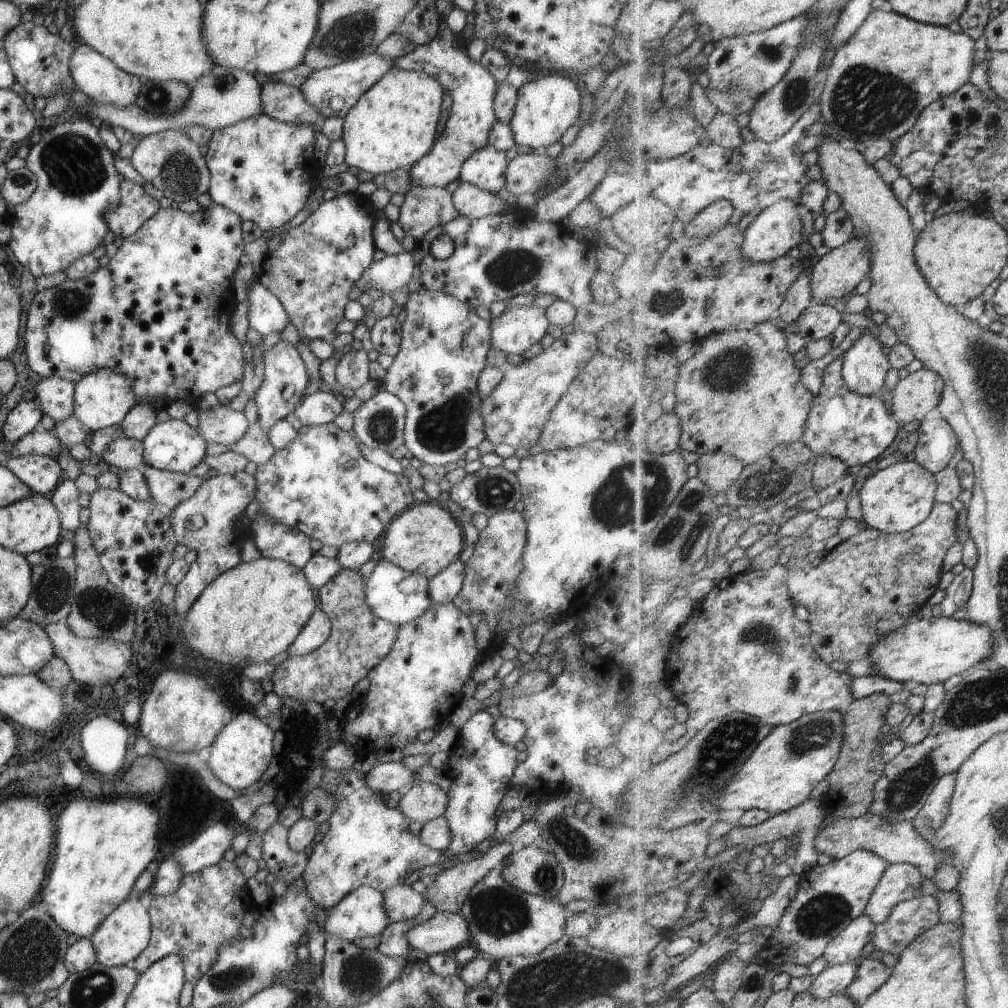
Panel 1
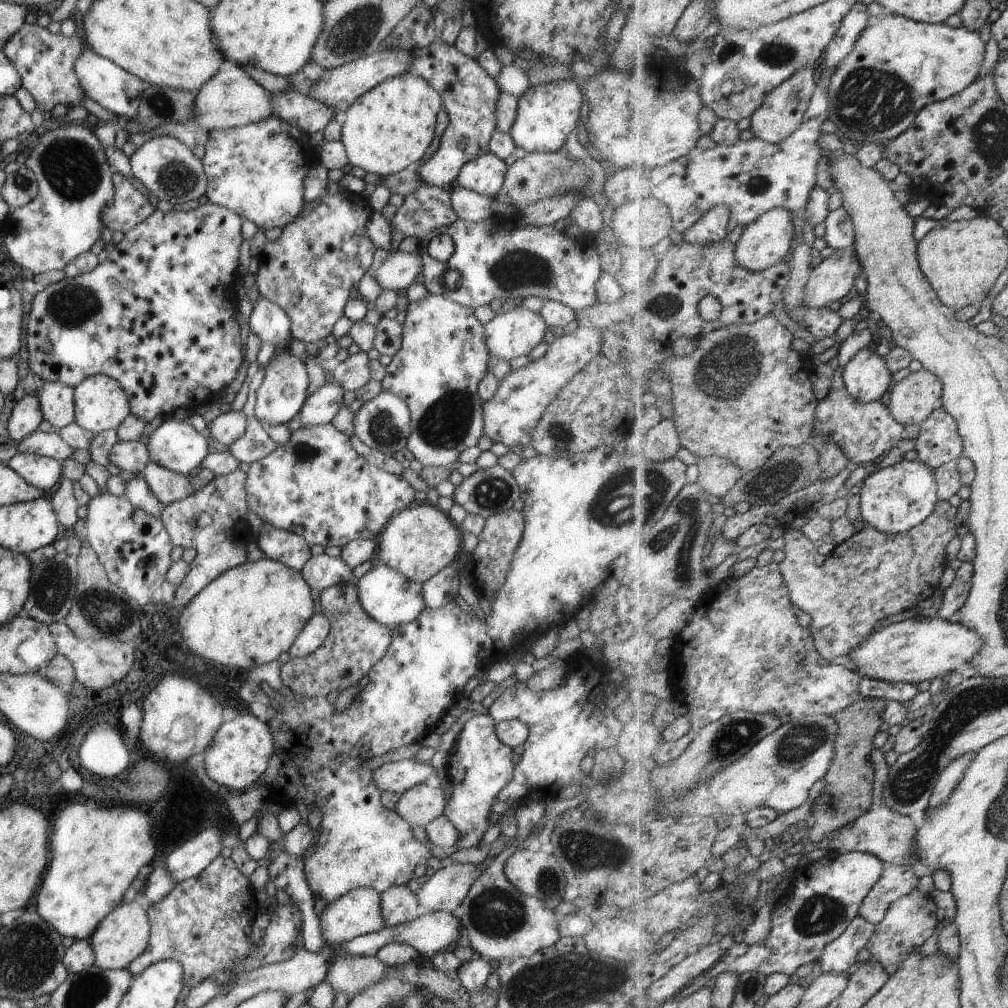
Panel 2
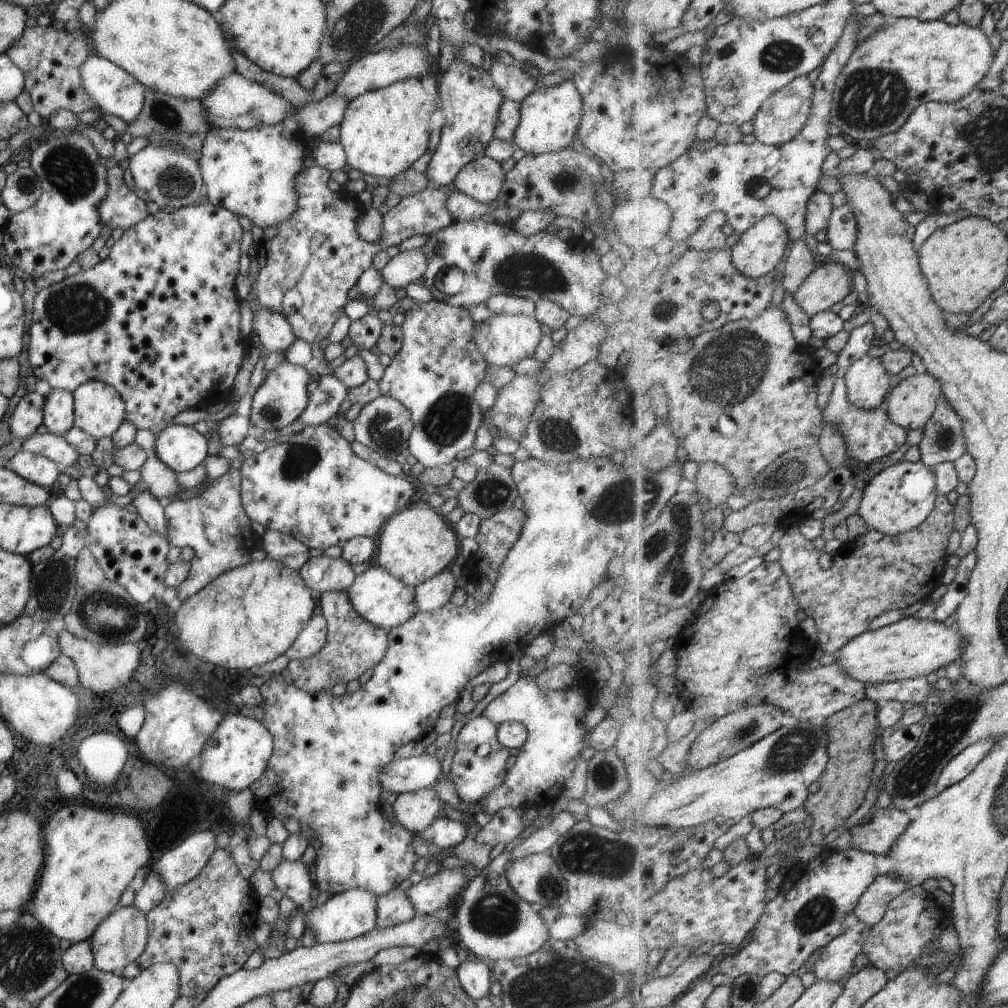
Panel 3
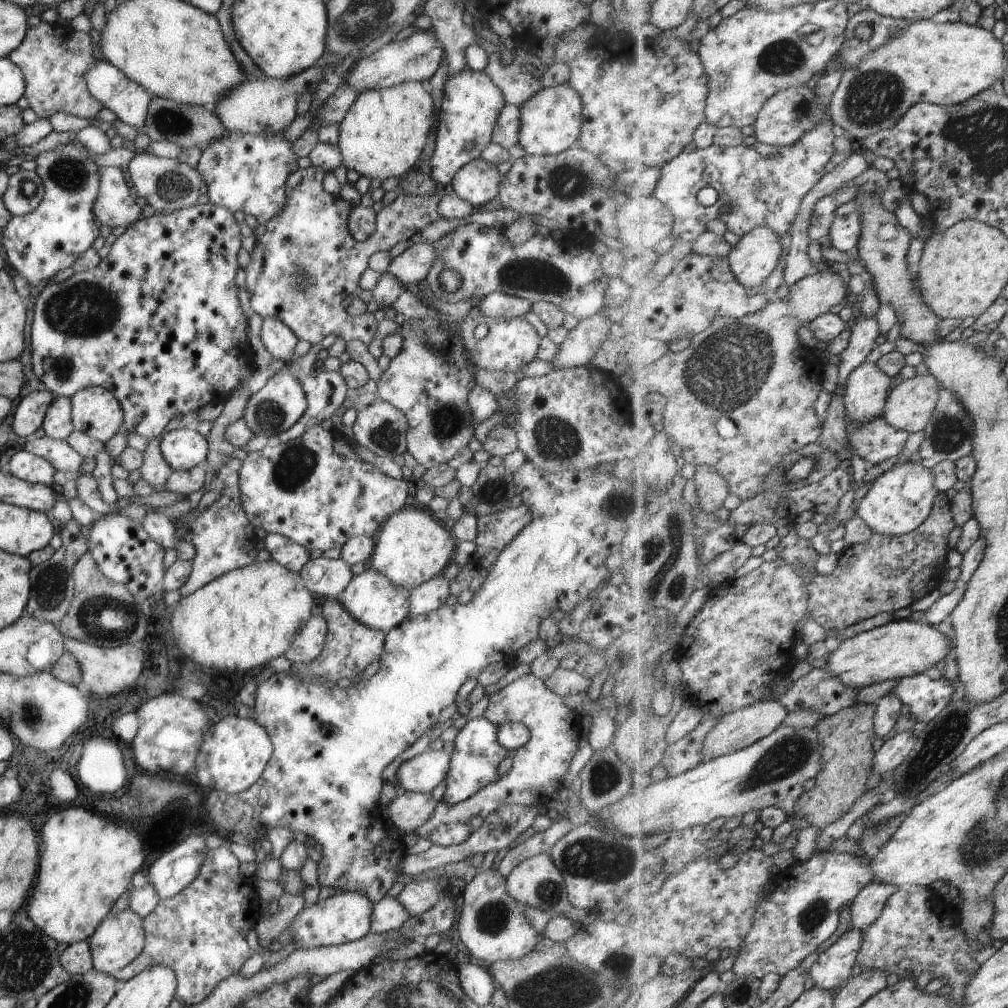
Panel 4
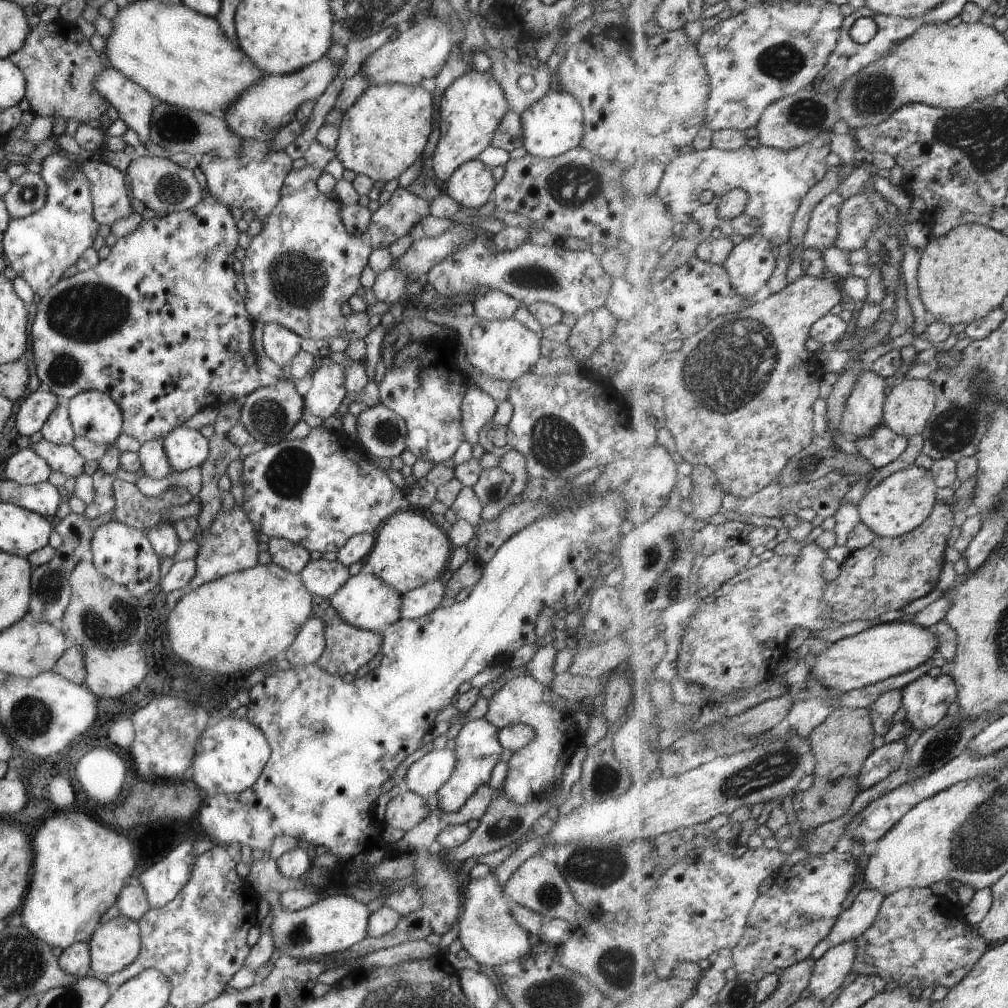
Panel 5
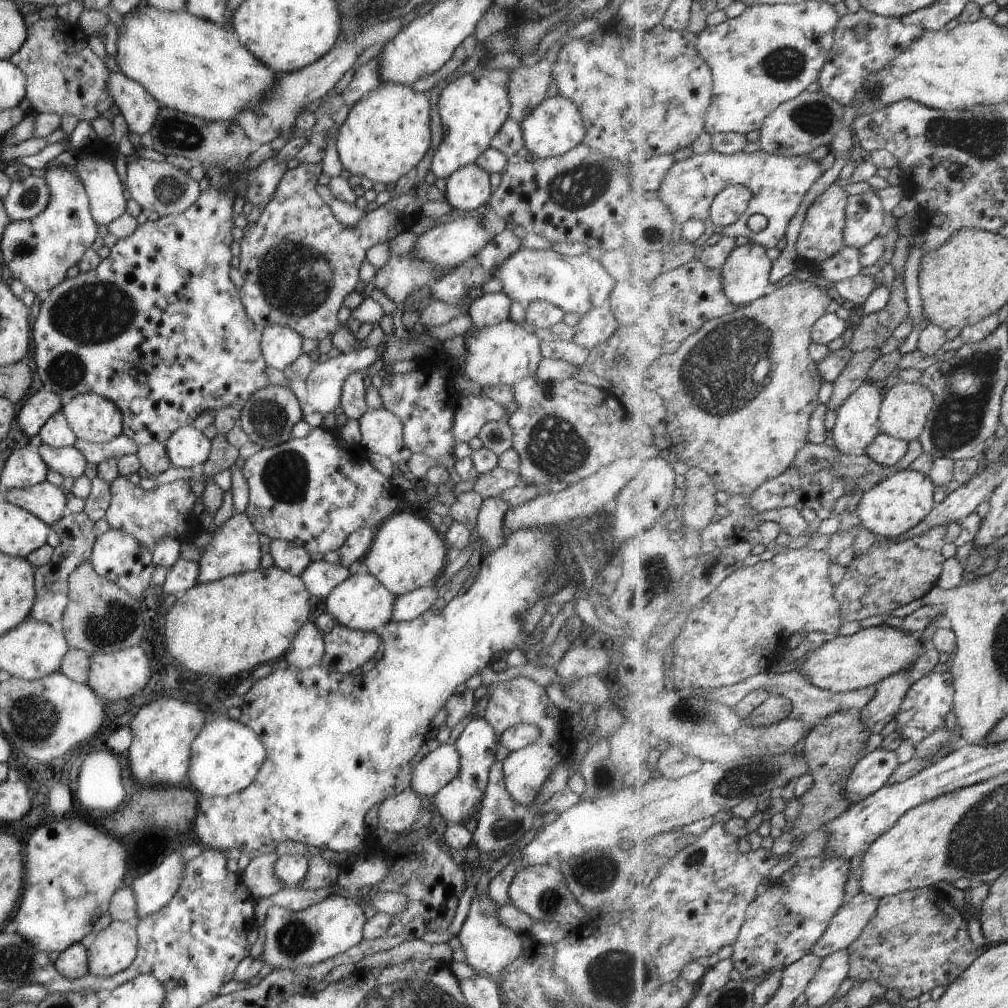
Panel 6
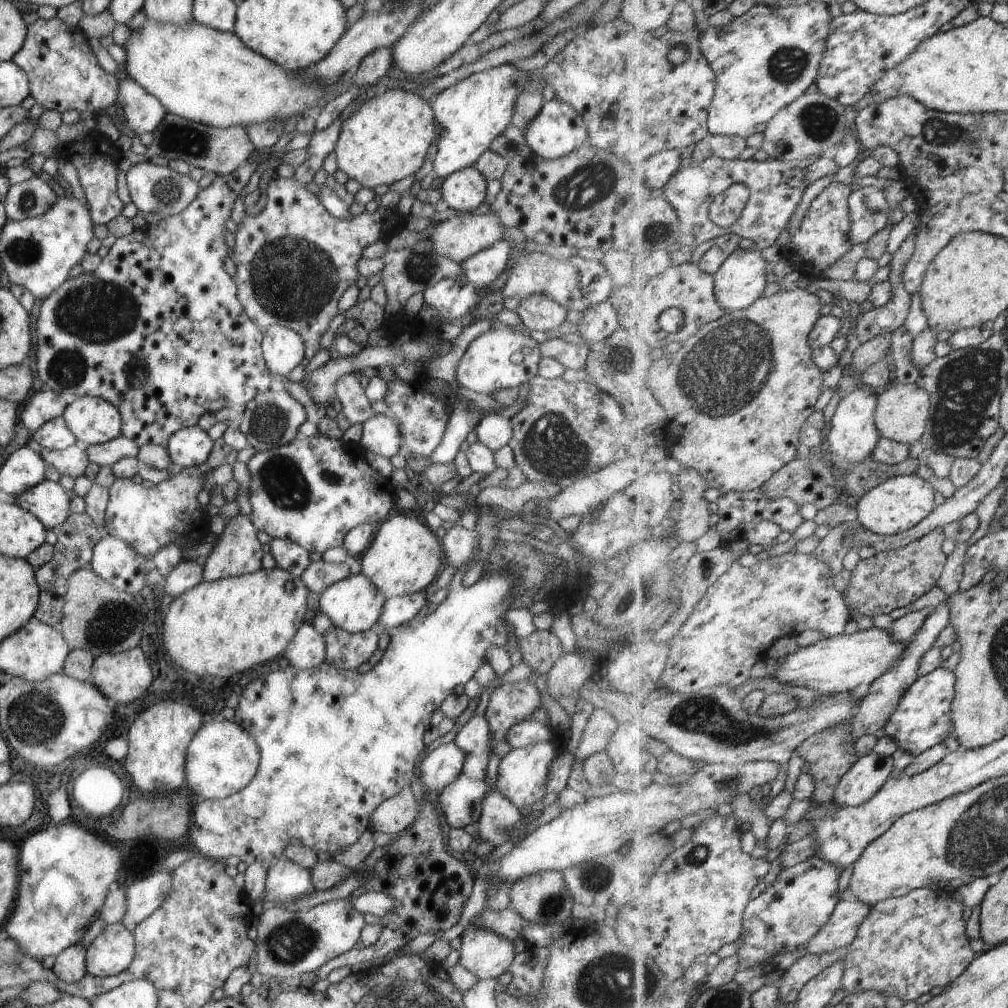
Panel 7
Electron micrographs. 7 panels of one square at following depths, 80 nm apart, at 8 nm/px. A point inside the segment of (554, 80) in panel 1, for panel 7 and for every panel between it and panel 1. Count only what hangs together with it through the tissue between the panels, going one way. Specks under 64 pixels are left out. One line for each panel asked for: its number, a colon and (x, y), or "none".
2: (545, 114)
3: (549, 115)
4: (550, 120)
5: (552, 125)
6: (554, 126)
7: (557, 129)

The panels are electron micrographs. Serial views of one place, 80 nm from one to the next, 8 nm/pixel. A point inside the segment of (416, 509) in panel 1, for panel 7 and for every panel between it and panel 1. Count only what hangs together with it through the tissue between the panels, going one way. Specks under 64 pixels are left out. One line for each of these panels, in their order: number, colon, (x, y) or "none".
2: (418, 541)
3: (415, 543)
4: (411, 547)
5: (408, 550)
6: (406, 553)
7: (403, 556)

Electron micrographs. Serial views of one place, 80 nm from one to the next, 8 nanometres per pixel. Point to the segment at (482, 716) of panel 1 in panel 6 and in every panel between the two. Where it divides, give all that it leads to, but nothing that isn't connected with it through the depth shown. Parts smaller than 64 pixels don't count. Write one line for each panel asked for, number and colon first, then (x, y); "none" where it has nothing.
2: (479, 766)
3: (478, 764)
4: (473, 763)
5: (477, 750)
6: (456, 802)

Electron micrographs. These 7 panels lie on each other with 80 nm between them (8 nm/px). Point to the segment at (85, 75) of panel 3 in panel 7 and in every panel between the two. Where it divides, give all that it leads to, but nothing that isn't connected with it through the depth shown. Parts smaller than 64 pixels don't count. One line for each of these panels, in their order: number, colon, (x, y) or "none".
4: (129, 102)
5: (134, 106)
6: (138, 108)
7: (142, 111)

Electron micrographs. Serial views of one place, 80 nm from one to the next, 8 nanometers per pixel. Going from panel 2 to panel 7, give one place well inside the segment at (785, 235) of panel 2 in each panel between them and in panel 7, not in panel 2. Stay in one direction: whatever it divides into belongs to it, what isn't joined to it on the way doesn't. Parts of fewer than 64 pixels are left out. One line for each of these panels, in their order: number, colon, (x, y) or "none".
3: (758, 251)
4: (753, 259)
5: (752, 262)
6: (746, 273)
7: (740, 282)

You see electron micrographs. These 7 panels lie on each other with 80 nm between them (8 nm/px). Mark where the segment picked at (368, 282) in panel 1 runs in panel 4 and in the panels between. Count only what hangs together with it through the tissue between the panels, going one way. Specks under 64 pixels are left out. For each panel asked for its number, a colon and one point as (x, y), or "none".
2: (397, 271)
3: (405, 267)
4: (411, 266)

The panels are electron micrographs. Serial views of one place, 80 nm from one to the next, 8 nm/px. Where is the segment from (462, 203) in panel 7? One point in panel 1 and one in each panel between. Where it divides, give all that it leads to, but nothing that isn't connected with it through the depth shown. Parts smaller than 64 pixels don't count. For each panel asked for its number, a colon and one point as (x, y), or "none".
1: (485, 168)
2: (484, 174)
3: (481, 179)
4: (477, 182)
5: (471, 184)
6: (467, 187)

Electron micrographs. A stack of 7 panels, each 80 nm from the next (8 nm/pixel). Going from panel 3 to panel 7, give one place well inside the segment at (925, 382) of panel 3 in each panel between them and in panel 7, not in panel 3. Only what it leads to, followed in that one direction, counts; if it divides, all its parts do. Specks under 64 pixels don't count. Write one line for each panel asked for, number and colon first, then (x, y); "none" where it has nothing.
4: (911, 404)
5: (909, 407)
6: (905, 411)
7: (902, 415)

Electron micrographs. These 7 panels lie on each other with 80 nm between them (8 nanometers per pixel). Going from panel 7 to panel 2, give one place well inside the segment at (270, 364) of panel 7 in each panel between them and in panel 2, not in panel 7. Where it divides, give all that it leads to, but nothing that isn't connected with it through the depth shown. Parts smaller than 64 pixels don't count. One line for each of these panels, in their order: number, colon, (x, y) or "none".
2: (268, 321)
3: (273, 330)
4: (279, 341)
5: (280, 345)
6: (279, 346)

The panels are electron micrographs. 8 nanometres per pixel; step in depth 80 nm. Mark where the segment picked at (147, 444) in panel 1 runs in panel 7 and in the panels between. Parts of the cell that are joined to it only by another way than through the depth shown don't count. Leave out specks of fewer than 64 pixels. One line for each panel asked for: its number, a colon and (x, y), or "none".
2: (174, 444)
3: (179, 447)
4: (183, 449)
5: (184, 448)
6: (186, 447)
7: (189, 446)

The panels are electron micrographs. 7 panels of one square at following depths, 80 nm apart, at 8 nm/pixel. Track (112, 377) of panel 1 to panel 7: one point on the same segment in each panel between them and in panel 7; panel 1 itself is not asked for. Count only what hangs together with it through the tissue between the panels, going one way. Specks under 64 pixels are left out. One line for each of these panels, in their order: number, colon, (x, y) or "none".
2: (100, 403)
3: (98, 410)
4: (94, 412)
5: (93, 415)
6: (92, 418)
7: (91, 420)

